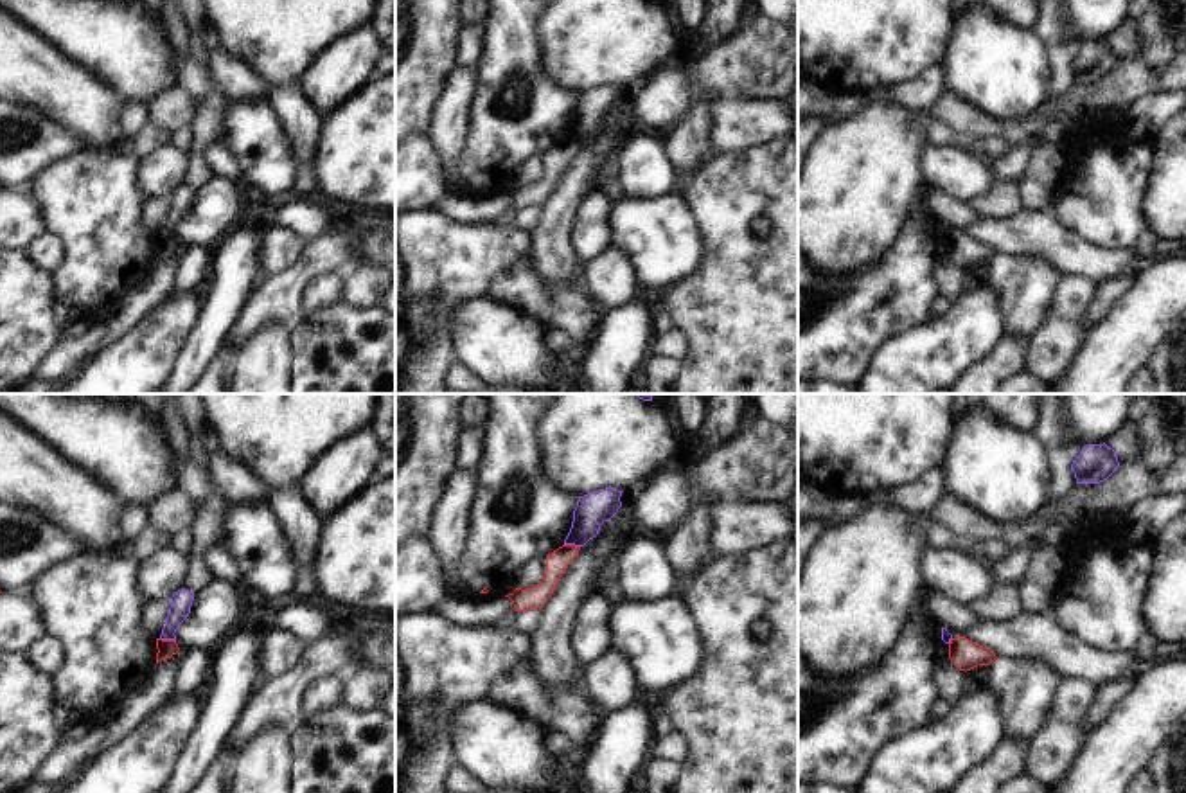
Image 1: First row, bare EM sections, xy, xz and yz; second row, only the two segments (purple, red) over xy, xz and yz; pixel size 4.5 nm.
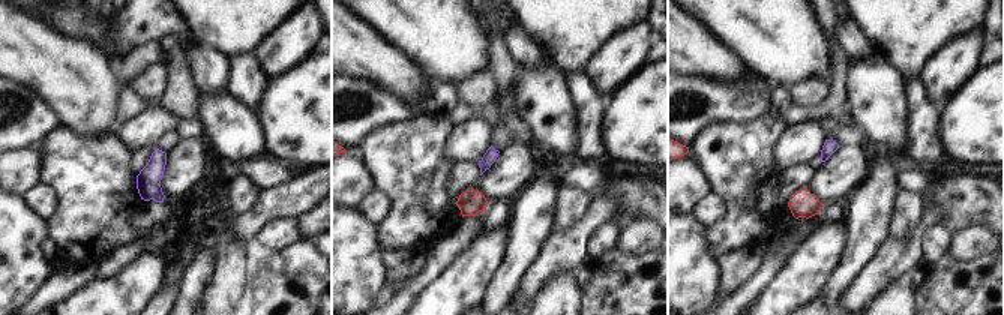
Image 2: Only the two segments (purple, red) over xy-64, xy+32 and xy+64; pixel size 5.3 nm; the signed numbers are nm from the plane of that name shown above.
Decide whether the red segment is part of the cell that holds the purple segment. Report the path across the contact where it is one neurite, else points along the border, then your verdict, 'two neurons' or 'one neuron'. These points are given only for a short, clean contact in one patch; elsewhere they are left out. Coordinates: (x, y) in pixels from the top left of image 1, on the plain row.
border along xy (160, 234), (175, 240); two neurons

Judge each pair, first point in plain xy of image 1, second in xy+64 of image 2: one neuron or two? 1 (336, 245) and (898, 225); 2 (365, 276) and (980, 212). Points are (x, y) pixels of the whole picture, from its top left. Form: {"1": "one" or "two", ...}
{"1": "two", "2": "two"}

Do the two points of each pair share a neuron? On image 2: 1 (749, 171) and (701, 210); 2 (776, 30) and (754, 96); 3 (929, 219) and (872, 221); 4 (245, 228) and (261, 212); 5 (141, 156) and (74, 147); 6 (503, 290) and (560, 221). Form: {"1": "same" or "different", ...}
{"1": "different", "2": "different", "3": "different", "4": "same", "5": "different", "6": "different"}

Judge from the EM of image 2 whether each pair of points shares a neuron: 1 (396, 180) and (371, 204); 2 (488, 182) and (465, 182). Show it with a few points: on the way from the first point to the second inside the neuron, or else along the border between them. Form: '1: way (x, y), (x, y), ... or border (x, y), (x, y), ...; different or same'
1: border (374, 188), (389, 204), (389, 212), (378, 224); different
2: border (480, 176), (471, 188); different

